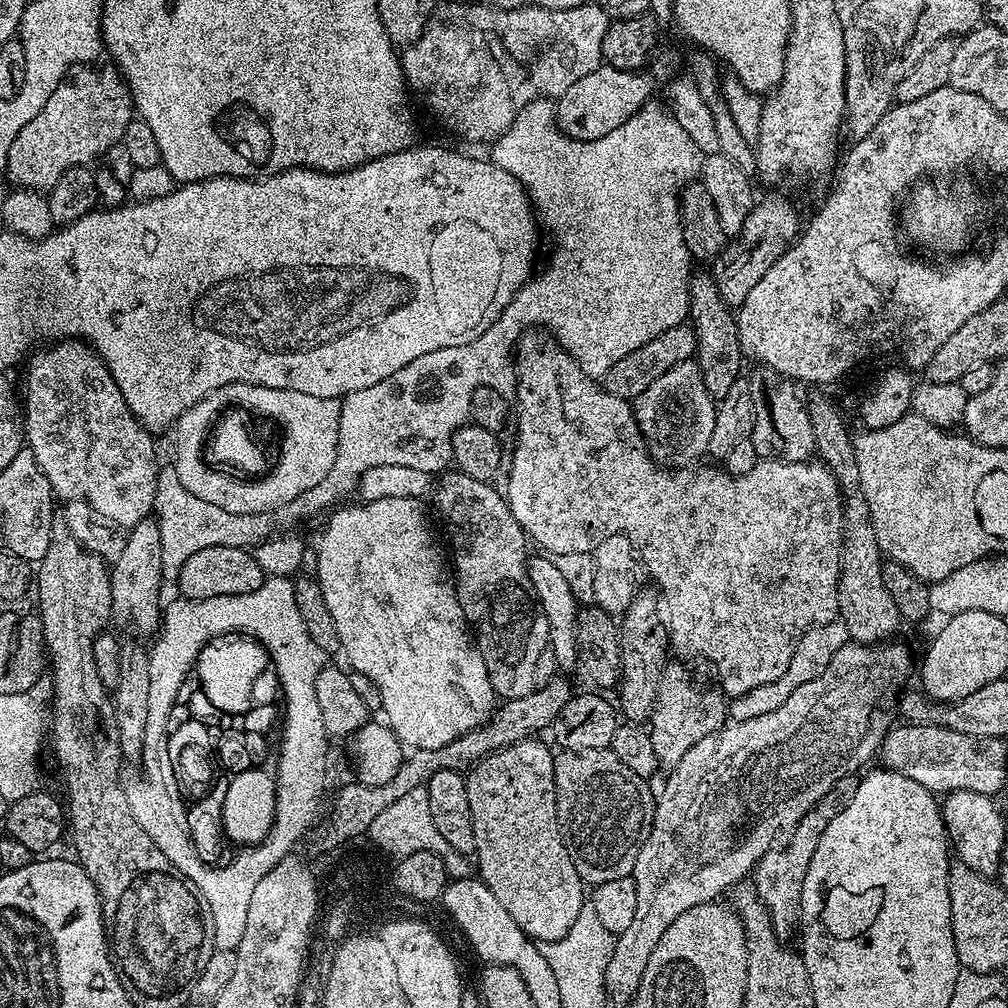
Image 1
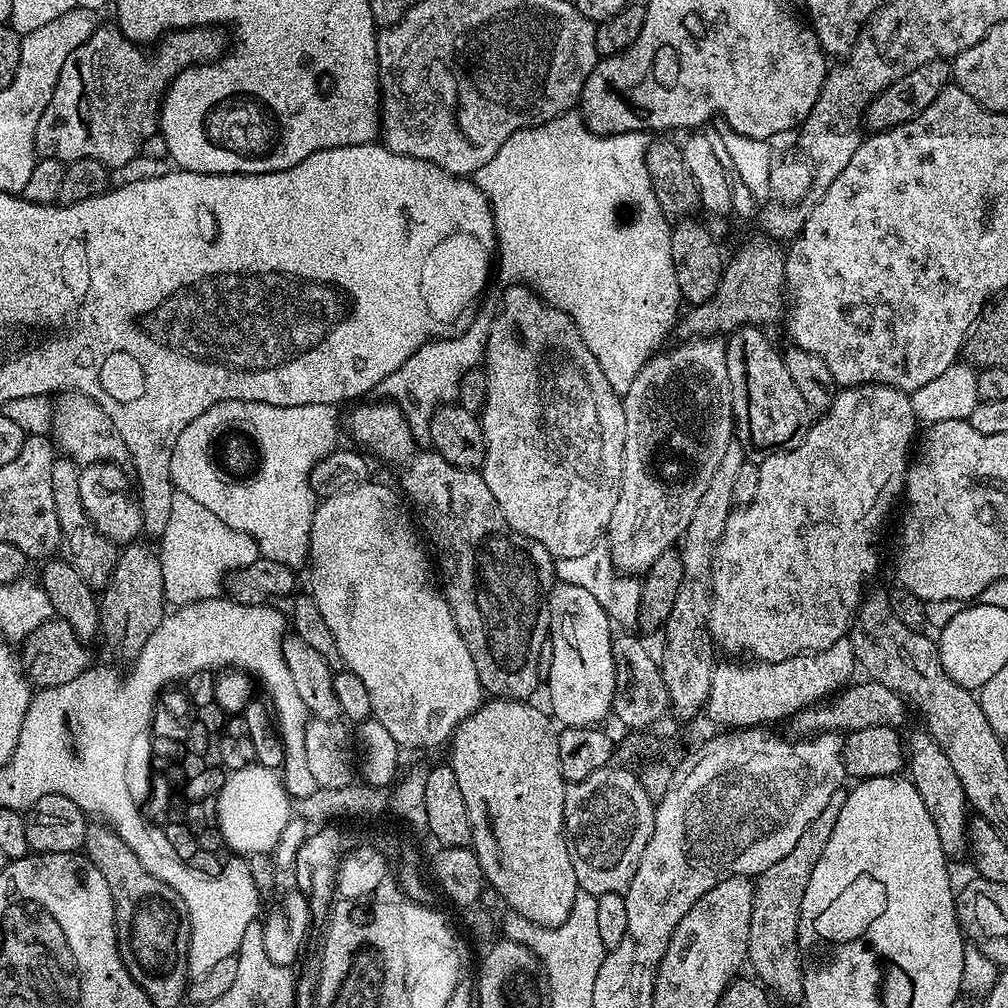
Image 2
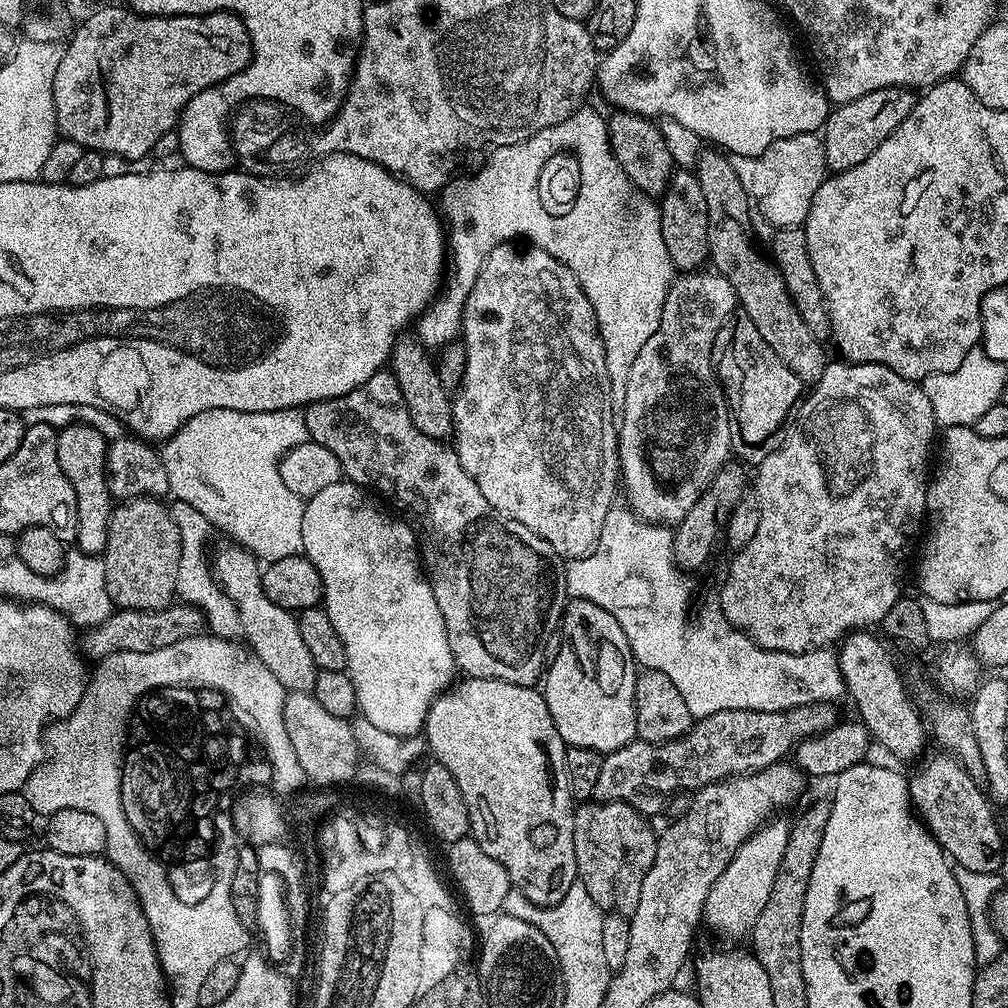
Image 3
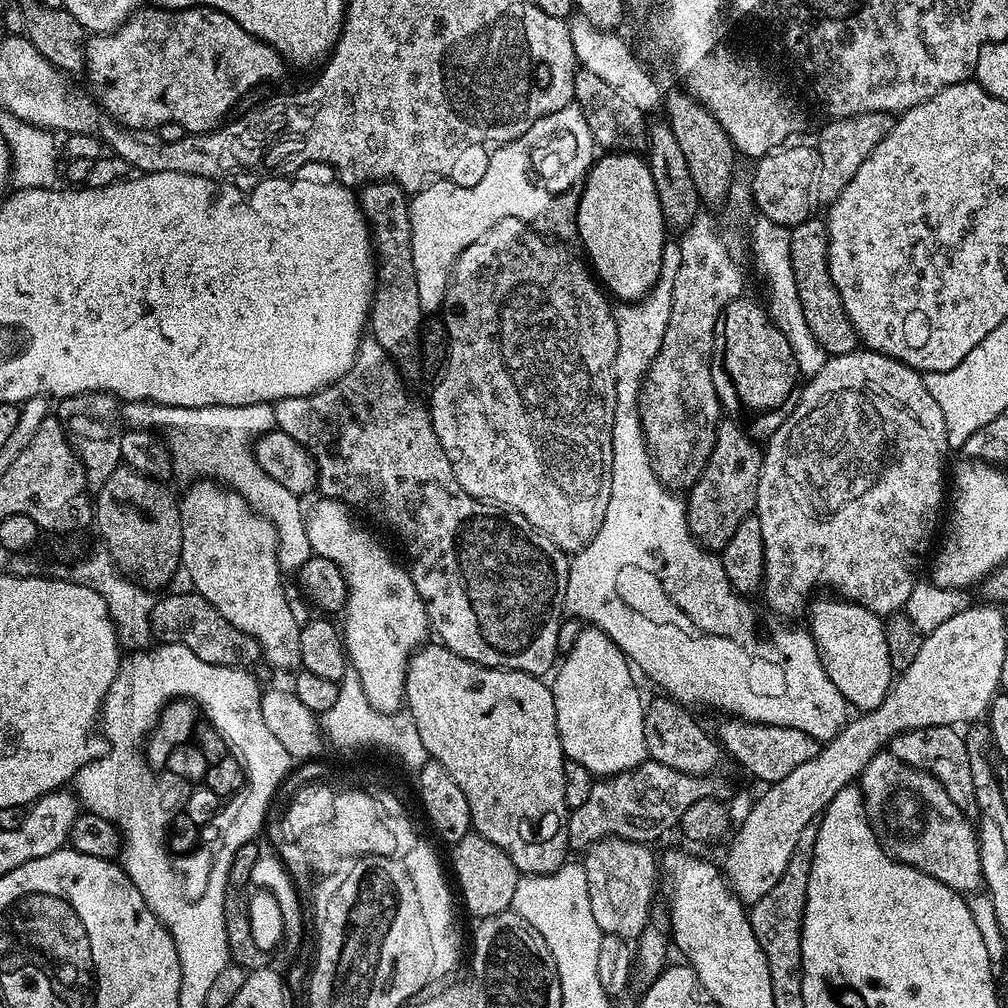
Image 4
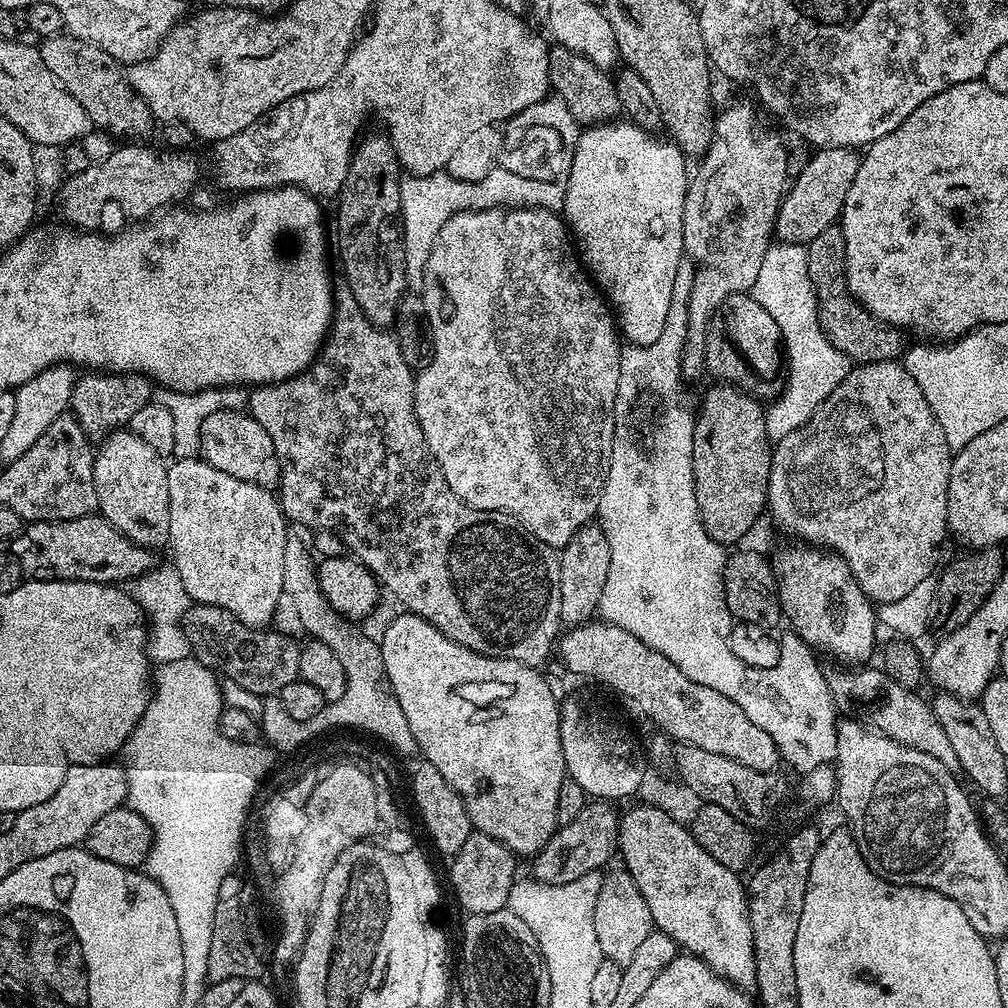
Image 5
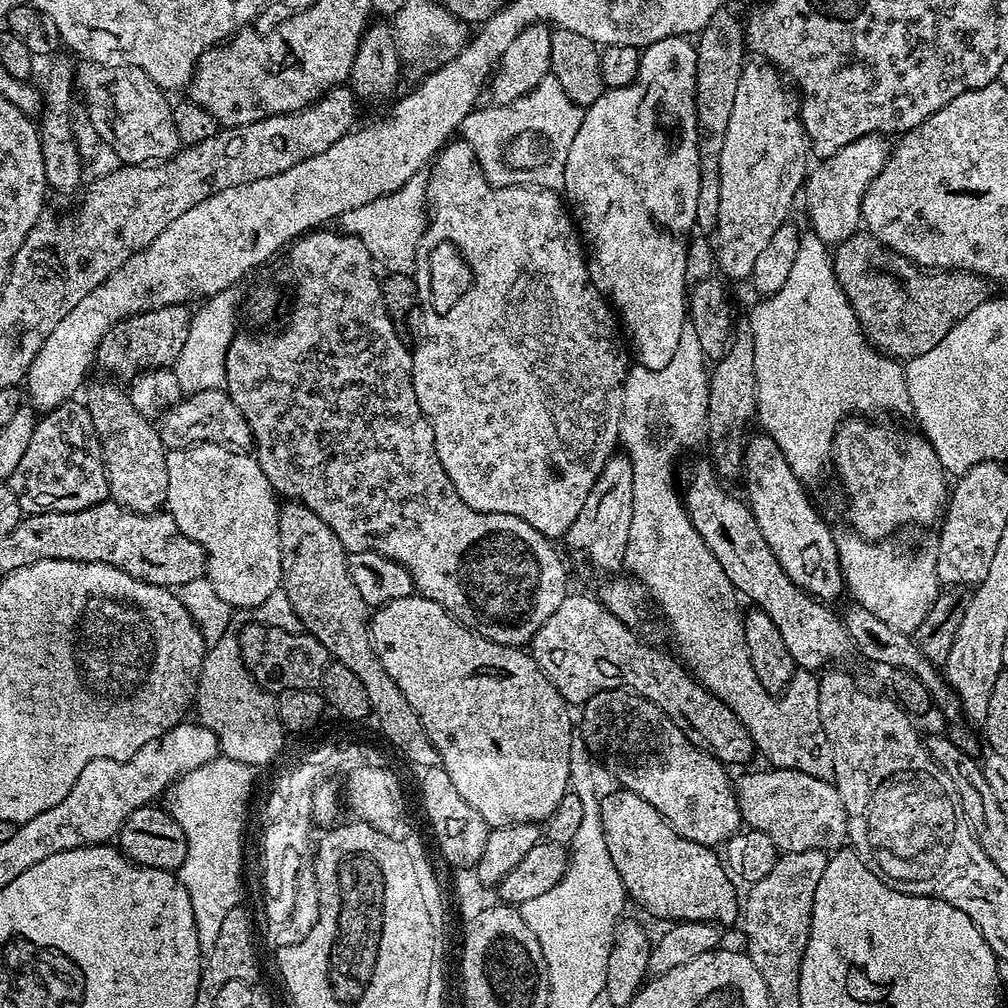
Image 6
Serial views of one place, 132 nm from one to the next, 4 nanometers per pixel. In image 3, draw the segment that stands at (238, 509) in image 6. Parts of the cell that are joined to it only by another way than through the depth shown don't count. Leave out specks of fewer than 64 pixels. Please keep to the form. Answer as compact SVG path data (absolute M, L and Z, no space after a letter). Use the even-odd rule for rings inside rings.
M224 542L216 553L211 553L210 567L212 577L220 585L220 591L225 592L228 599L236 604L240 632L247 647L264 663L266 670L274 674L285 691L311 692L318 671L316 663L314 658L310 658L310 650L302 639L302 630L298 630L297 617L278 606L278 602L270 602L270 598L266 598L260 577L261 561L247 548L235 542Z

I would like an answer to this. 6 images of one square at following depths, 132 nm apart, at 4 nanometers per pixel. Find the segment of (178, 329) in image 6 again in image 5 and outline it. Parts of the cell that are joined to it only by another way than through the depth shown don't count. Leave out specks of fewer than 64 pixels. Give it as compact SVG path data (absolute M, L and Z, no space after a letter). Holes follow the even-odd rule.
M96 370L88 375L92 376L81 375L77 379L74 390L72 391L70 412L79 421L84 433L89 438L103 438L114 431L123 429L134 418L134 414L138 414L138 410L142 410L142 406L146 406L153 399L153 381L139 372Z

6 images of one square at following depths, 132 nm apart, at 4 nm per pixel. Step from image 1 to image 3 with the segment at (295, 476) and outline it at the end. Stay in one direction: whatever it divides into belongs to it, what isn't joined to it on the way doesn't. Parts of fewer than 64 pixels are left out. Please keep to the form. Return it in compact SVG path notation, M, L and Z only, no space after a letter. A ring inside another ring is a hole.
M215 408L214 410L206 410L202 414L190 418L186 423L181 424L180 428L170 439L163 441L159 453L162 462L166 466L166 478L170 478L169 493L176 500L181 500L190 506L194 506L194 510L198 510L198 514L202 514L202 518L206 518L213 529L218 528L220 531L225 532L228 535L225 537L229 541L247 548L253 556L261 561L271 562L273 560L298 556L304 551L302 546L302 514L304 513L305 501L298 494L294 494L294 490L286 490L286 482L282 482L282 474L280 473L280 459L284 457L288 449L303 444L307 440L308 431L306 430L303 411L295 408L274 410L273 412L243 412L242 410Z

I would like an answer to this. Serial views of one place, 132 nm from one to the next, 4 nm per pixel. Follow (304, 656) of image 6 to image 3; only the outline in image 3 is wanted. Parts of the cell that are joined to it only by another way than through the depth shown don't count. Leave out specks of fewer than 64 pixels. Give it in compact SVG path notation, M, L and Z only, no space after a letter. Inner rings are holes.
M173 602L167 608L150 610L134 610L125 608L113 611L108 619L87 629L79 637L78 648L89 661L99 662L115 652L149 652L162 650L162 646L170 646L184 636L195 636L206 628L204 616L193 604Z

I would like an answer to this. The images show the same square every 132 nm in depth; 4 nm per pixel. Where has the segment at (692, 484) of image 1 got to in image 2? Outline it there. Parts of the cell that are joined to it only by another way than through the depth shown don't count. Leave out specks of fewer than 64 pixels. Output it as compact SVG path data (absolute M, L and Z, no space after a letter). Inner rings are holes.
M512 286L507 291L504 301L500 304L500 313L491 317L482 361L482 367L488 373L486 402L478 416L482 434L486 438L482 475L486 486L490 486L490 494L494 494L494 502L498 502L506 522L516 532L521 532L526 538L546 546L548 553L556 560L578 558L578 554L586 554L586 550L601 543L610 522L610 514L614 514L614 502L618 502L620 480L624 477L624 447L626 446L624 402L612 389L610 382L606 382L606 374L602 374L602 366L598 366L598 358L594 358L594 354L590 354L590 346L582 342L582 334L578 334L578 326L574 326L571 316L558 310L554 305L547 304L527 286ZM859 384L853 388L840 388L832 400L832 405L817 420L820 421L817 424L815 421L809 427L806 438L802 438L802 442L798 442L794 450L779 452L759 461L758 494L754 502L737 507L726 522L726 530L722 534L722 542L718 546L712 567L712 605L708 619L708 629L717 649L745 652L748 655L745 657L766 664L826 650L834 646L834 642L849 635L852 618L859 610L860 602L869 587L868 579L880 568L880 535L883 534L884 523L892 512L892 503L896 499L899 501L904 495L904 479L908 476L910 453L918 436L918 421L914 414L912 397L907 392L885 384Z

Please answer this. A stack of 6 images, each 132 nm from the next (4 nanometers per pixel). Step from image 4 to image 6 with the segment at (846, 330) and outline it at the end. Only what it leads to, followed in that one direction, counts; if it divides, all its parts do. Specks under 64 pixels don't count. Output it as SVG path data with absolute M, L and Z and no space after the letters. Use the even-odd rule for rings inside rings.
M858 230L841 244L835 245L830 256L832 269L838 278L838 286L846 294L850 306L860 323L860 331L865 338L885 356L893 357L901 362L913 360L918 354L926 354L970 310L982 306L993 295L993 285L984 276L976 272L953 272L951 270L929 270L907 260L898 252L891 252L883 244L879 244L867 230Z

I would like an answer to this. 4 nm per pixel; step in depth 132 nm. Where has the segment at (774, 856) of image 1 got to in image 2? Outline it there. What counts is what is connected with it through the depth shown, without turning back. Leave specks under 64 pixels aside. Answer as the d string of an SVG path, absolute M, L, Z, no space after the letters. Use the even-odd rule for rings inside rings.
M844 786L834 790L830 802L826 802L826 810L822 810L822 814L818 814L818 818L814 818L814 822L806 826L794 850L790 850L786 858L774 862L770 870L766 870L754 880L747 963L750 968L752 964L753 970L756 971L755 979L763 984L773 997L781 996L788 1004L800 1006L804 1002L804 971L798 946L802 898L806 895L810 874L814 874L814 866L818 866L818 858L822 858L822 850L826 850L826 842L830 842L834 822L838 822L838 814L842 814L842 806L846 806L848 793L849 789Z

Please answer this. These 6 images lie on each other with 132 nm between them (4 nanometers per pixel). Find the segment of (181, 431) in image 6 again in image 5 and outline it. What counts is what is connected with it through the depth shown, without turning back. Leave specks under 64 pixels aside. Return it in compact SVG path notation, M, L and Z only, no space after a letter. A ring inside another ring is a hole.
M231 407L222 408L205 418L200 427L199 455L215 468L226 470L236 478L249 480L269 490L275 489L275 484L282 480L282 461L276 455L270 434L266 434L266 426L251 414L232 411Z

